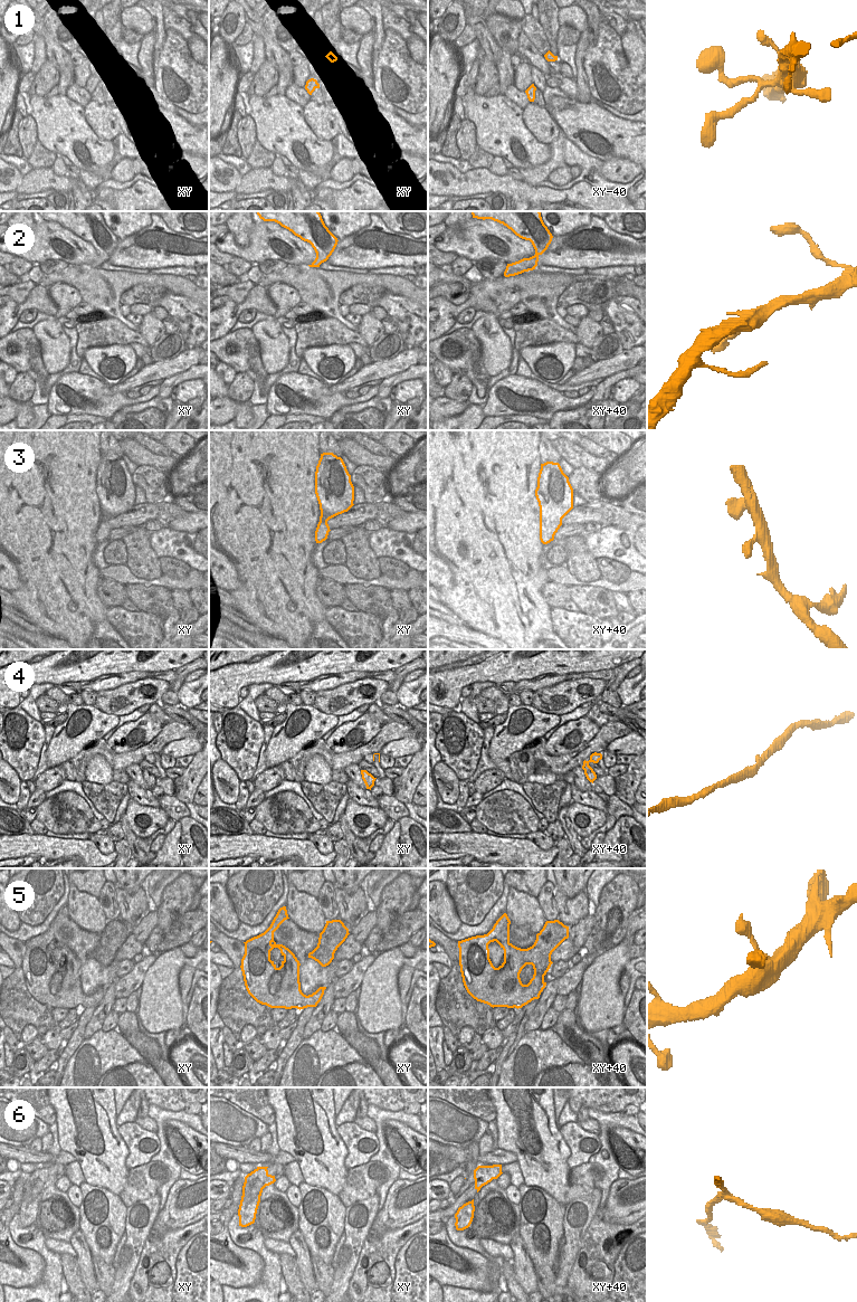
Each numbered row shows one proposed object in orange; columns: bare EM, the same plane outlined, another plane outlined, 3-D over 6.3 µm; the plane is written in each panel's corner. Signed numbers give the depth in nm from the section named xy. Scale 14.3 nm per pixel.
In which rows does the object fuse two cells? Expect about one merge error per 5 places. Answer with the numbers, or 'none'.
6

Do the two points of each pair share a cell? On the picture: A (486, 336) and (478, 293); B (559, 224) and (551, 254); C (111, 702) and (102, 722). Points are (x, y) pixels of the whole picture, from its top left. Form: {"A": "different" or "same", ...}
{"A": "different", "B": "different", "C": "different"}

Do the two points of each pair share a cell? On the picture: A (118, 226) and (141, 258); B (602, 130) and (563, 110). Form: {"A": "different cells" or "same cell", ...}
{"A": "different cells", "B": "same cell"}

